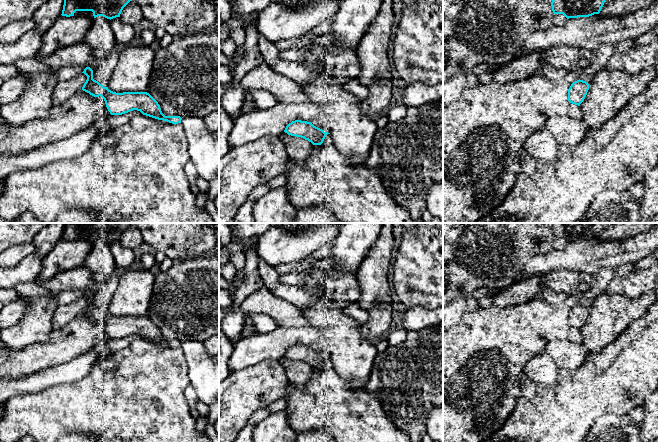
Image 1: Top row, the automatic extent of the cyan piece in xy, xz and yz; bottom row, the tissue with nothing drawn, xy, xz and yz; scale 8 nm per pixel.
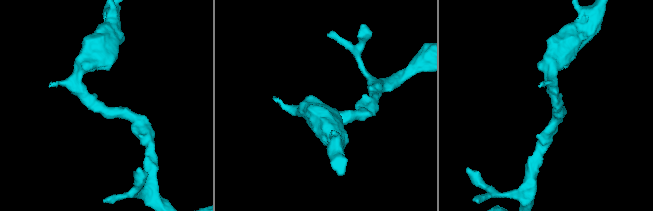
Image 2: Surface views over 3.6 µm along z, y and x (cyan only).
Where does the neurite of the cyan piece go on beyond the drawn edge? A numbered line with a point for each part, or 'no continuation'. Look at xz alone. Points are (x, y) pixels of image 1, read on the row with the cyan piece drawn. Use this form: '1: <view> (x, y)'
1: xz (328, 140)

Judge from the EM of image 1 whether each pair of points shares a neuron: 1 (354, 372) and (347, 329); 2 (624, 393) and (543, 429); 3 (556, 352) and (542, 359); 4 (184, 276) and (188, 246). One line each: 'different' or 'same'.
1: same
2: same
3: different
4: different

